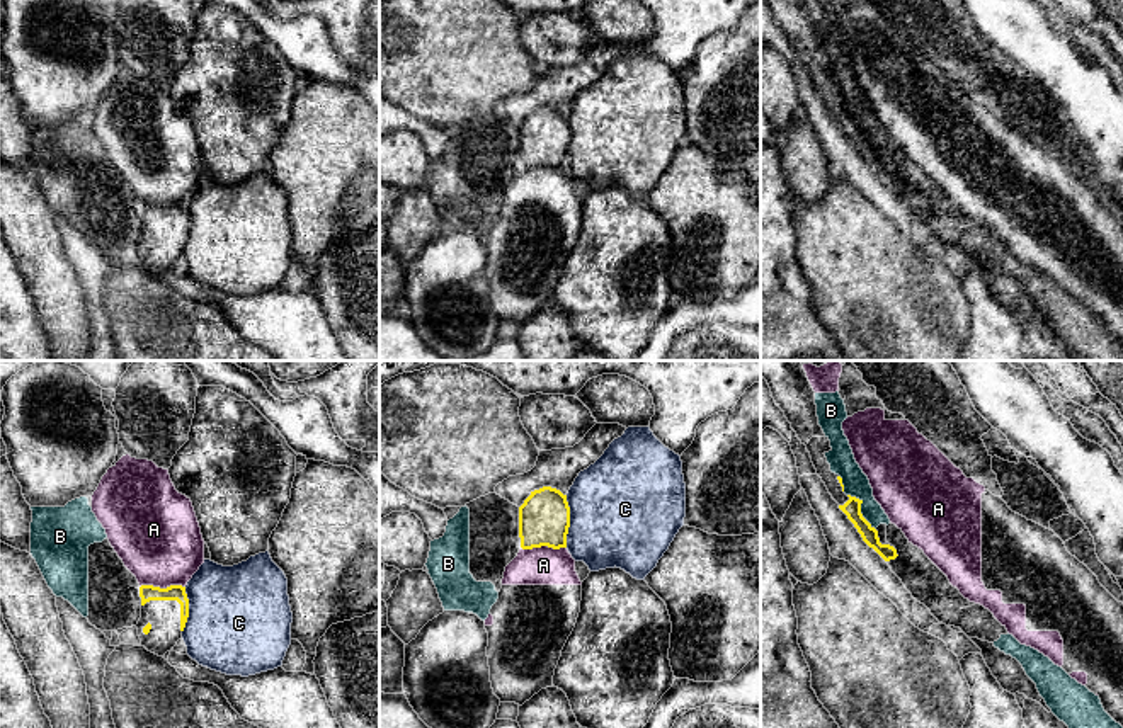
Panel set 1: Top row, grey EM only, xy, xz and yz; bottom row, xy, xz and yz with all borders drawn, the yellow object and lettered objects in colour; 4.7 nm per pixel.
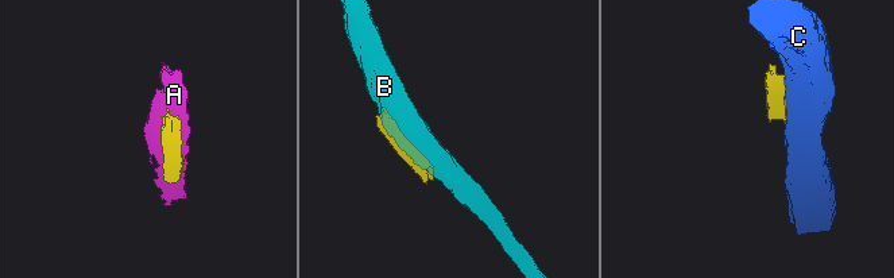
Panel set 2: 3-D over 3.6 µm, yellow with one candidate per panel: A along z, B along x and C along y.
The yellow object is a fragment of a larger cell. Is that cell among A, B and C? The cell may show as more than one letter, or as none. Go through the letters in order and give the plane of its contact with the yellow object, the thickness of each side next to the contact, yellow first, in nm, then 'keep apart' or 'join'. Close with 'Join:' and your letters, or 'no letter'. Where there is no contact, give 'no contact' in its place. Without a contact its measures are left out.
A: xy | 80/400 nm | keep apart
B: yz | 80/120 nm | keep apart
C: xz | 240/480 nm | keep apart
Join: no letter

